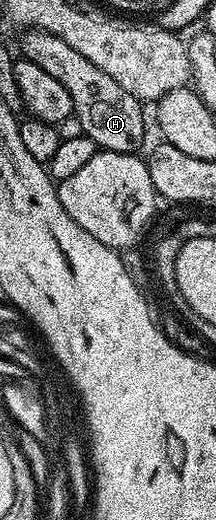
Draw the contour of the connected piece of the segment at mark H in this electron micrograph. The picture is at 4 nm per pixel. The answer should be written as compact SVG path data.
M28 29L24 34L27 35L20 40L18 53L37 68L45 68L45 72L49 72L57 84L65 87L65 92L69 92L73 100L73 115L81 120L85 134L95 141L96 147L118 154L136 153L147 134L147 122L143 119L144 103L125 92L125 88L121 88L113 76L105 76L97 64L85 60L81 52L65 44L65 40L59 36L33 29Z

